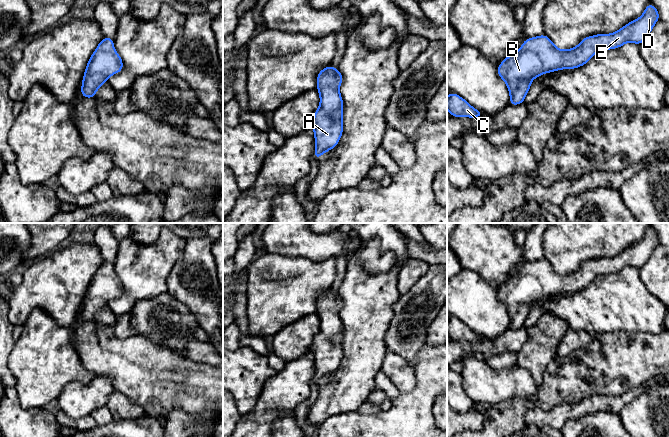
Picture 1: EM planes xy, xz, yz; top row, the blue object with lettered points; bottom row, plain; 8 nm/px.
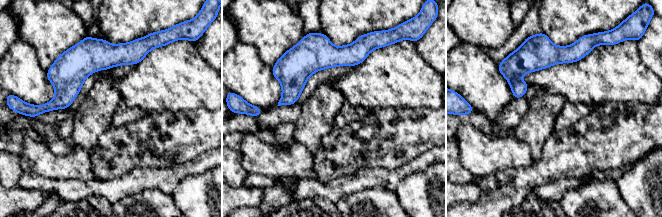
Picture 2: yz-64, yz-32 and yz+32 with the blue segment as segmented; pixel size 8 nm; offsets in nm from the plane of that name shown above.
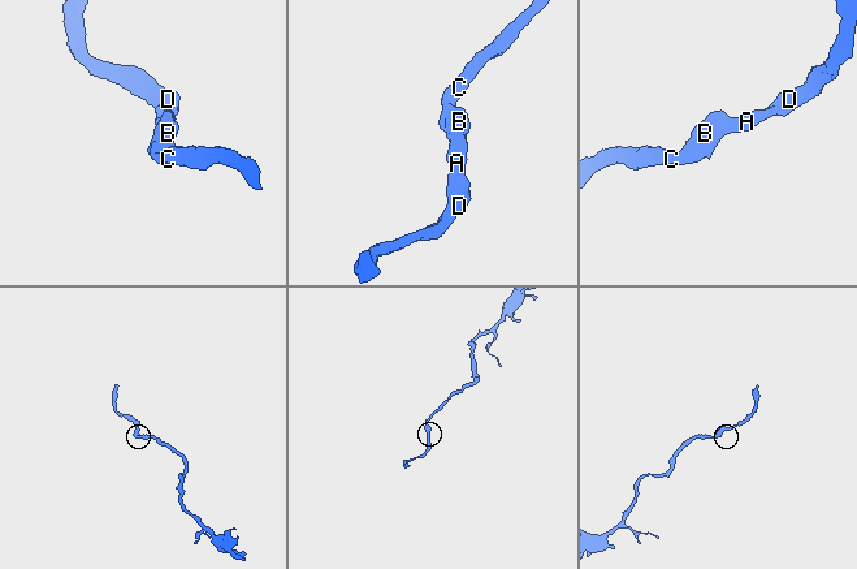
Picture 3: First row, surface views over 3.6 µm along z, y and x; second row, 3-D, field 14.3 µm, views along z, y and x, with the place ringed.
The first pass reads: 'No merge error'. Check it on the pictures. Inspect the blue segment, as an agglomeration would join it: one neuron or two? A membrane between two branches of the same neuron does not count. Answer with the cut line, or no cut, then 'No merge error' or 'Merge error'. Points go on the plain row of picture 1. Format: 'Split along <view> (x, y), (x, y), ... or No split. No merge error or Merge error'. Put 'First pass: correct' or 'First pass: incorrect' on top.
First pass: correct
No split. No merge error

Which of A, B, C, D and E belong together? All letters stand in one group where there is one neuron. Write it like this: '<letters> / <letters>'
A B C D E

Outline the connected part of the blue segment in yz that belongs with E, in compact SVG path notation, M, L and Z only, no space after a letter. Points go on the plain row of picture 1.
M649 227L643 239L612 258L585 261L578 270L559 274L545 258L527 262L520 273L506 281L497 297L508 311L511 330L524 326L533 302L560 293L585 289L600 274L619 272L627 266L640 269L660 243L654 229Z

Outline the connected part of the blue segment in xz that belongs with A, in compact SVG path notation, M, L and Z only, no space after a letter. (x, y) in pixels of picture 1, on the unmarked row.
M331 288L318 297L320 331L314 337L311 347L316 368L313 381L317 385L323 377L330 375L339 367L343 357L343 324L338 313L342 307L342 298Z

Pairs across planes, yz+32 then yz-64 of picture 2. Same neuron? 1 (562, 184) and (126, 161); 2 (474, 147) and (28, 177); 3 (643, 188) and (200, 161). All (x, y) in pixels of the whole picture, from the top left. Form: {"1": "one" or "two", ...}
{"1": "two", "2": "two", "3": "two"}

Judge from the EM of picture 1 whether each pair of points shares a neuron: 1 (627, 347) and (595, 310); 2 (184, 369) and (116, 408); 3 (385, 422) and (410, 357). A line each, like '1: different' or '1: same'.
1: different
2: different
3: different

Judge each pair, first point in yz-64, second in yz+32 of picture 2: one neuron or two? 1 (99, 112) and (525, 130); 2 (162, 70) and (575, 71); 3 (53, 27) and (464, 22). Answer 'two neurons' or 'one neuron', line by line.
1: one neuron
2: one neuron
3: one neuron

